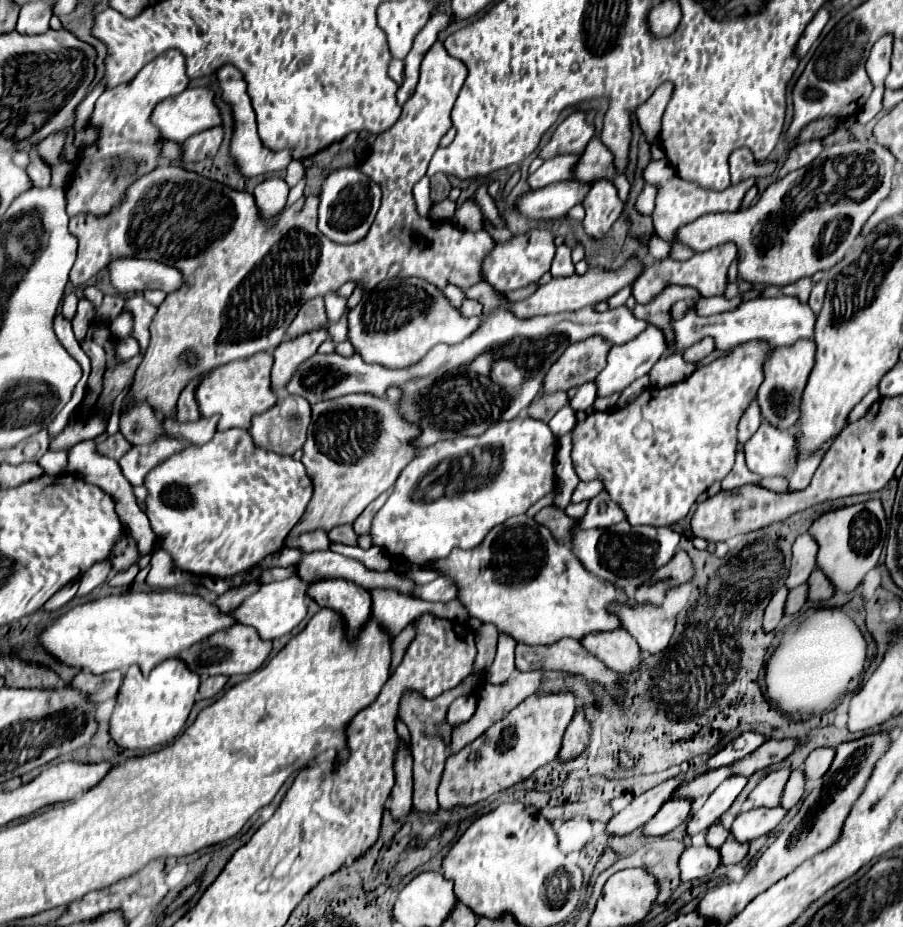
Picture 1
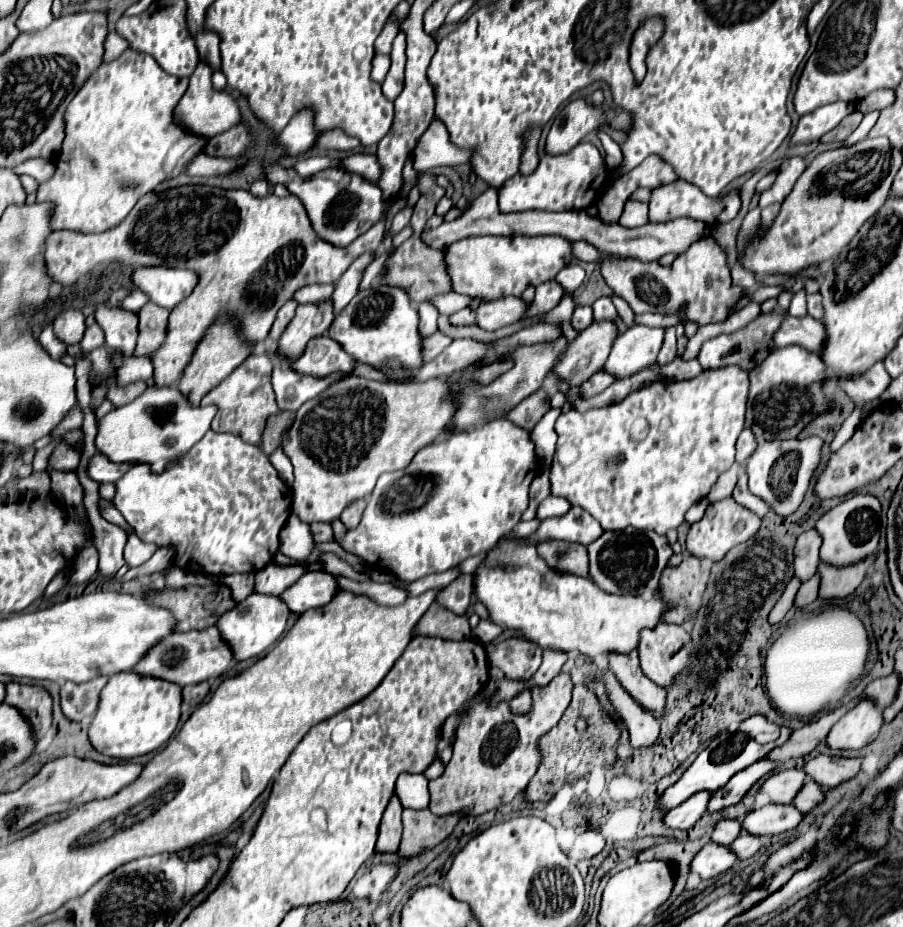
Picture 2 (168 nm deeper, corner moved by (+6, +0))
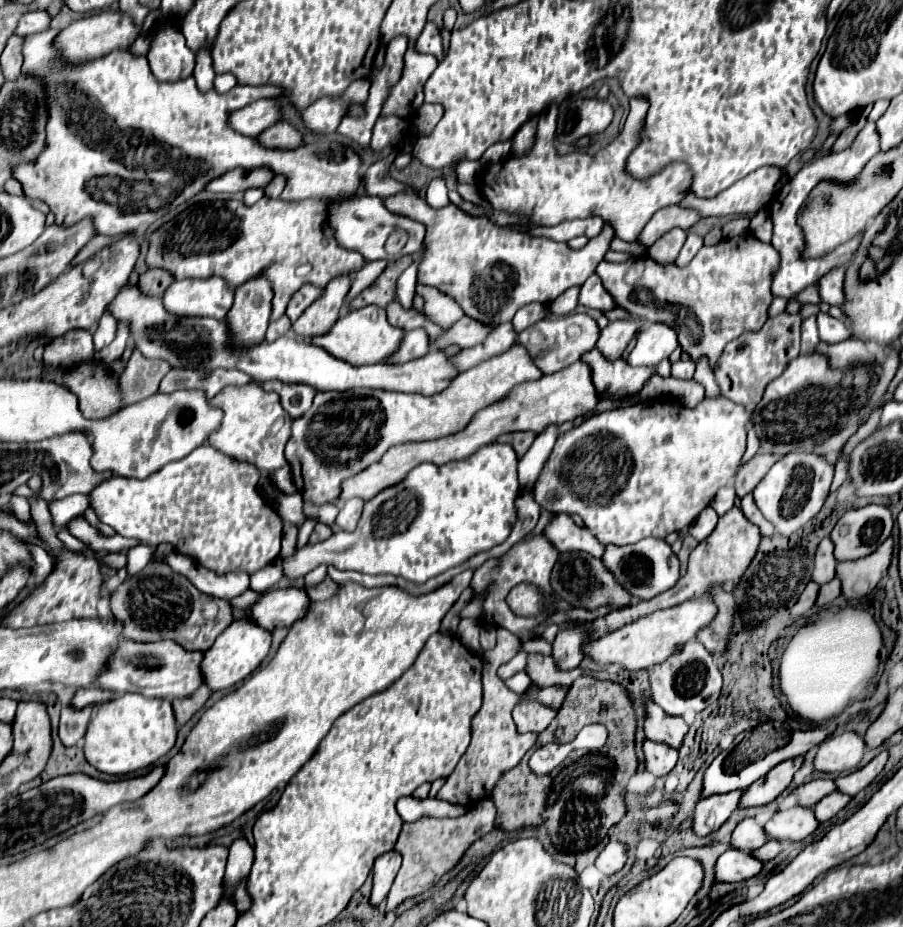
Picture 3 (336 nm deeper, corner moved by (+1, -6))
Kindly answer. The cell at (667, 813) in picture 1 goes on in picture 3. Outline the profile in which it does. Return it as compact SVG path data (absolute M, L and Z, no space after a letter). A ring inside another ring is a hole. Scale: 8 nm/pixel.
M736 790L728 794L714 794L700 800L694 812L694 832L698 836L708 836L710 832L718 830L738 808L742 794L742 790Z

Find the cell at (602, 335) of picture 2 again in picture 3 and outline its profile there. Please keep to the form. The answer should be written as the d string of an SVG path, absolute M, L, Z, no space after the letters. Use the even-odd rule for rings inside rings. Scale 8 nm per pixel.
M626 318L626 320L616 320L610 322L598 338L598 350L608 358L608 360L618 360L622 356L622 352L626 350L626 346L630 344L630 340L642 330L644 320L640 318Z

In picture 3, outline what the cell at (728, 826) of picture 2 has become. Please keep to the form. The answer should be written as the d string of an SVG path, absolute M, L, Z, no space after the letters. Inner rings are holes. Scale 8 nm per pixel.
M744 818L736 830L732 832L732 846L744 852L754 852L760 846L764 846L768 840L766 832L762 826L756 824L754 818Z

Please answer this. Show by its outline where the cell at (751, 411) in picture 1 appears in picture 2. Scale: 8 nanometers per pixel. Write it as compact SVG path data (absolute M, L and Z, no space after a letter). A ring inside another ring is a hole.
M745 426L745 428L741 430L741 434L739 434L739 438L737 438L737 456L735 456L735 460L737 460L739 464L745 464L745 460L751 456L751 452L753 452L755 446L757 446L755 436L753 436L751 428Z

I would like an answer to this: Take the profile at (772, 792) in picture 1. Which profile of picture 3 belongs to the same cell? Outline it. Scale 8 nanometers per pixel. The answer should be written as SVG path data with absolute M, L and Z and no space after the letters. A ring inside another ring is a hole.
M812 780L808 784L802 784L800 788L794 790L794 794L798 794L800 804L806 808L814 808L824 796L836 792L836 784L834 780Z

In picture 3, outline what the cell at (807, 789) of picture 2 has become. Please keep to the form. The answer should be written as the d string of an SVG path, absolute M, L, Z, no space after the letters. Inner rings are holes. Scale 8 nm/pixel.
M834 792L834 794L826 796L826 798L822 798L822 802L818 802L818 806L814 806L818 822L826 822L832 816L836 816L850 800L852 798L848 794L842 794L842 792Z

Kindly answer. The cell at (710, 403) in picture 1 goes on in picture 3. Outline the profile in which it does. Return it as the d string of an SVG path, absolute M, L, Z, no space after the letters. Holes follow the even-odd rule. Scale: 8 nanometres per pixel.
M704 398L694 410L684 408L680 404L672 404L670 400L646 400L646 402L638 402L634 406L628 406L624 410L614 410L614 412L604 412L592 418L586 418L580 426L574 426L572 430L564 432L558 436L536 484L534 484L534 500L540 504L542 510L548 512L566 512L566 514L578 514L586 528L598 538L600 544L608 546L626 546L626 544L636 544L644 538L666 538L670 532L680 532L682 528L690 526L694 522L694 518L712 502L714 494L726 486L726 482L732 482L736 470L738 470L738 462L746 450L746 422L750 422L750 412L744 406L738 406L734 402L730 402L728 398Z

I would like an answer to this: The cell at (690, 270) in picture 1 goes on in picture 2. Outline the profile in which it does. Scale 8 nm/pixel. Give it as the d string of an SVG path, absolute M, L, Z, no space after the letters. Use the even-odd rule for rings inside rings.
M711 236L697 240L685 254L677 256L677 260L671 266L661 266L659 262L641 262L633 258L623 258L623 260L607 258L585 240L571 240L571 250L573 256L577 256L583 262L603 260L603 268L601 268L603 278L607 280L611 290L633 308L635 314L645 314L645 312L673 314L683 304L687 304L689 310L685 314L685 322L695 320L699 324L707 324L707 322L725 320L729 316L729 308L735 302L739 302L739 298L743 296L743 290L731 284L725 252Z

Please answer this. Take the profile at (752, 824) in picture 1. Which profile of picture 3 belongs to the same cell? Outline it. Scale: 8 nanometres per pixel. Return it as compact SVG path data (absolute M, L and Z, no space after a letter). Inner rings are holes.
M794 806L794 808L788 808L788 810L780 810L764 826L764 830L770 838L790 840L790 842L804 840L816 828L818 828L818 820L814 816L814 810L804 808L804 806Z

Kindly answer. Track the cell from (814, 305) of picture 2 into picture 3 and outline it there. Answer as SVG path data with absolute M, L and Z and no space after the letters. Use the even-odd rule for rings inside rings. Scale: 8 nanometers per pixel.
M822 312L818 314L818 330L820 330L820 340L826 344L836 344L852 336L842 320L836 320L830 314L822 314Z

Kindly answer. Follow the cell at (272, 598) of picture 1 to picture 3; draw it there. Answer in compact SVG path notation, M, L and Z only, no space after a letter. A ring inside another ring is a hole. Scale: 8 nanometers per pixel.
M240 618L234 620L214 642L214 646L210 650L204 652L202 658L202 678L204 684L212 690L226 690L238 682L242 682L250 672L254 672L258 668L258 664L266 658L268 650L270 650L270 632L262 630L260 626L256 626L254 622L248 622L248 618Z

